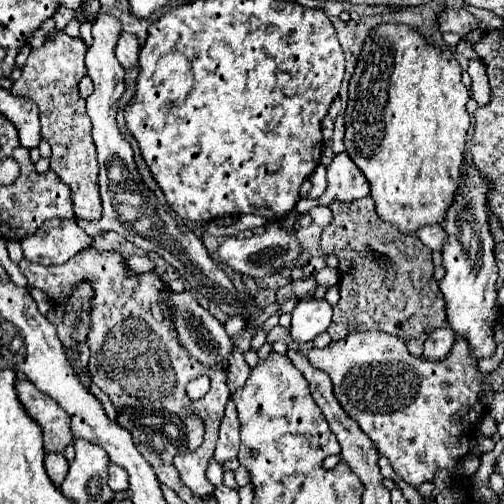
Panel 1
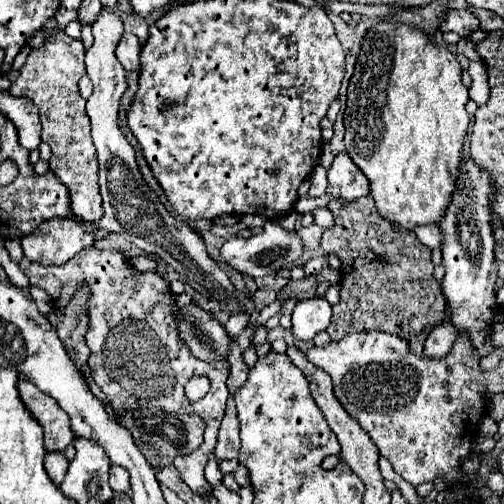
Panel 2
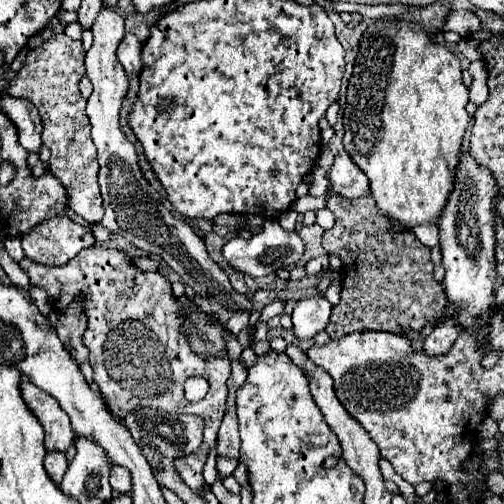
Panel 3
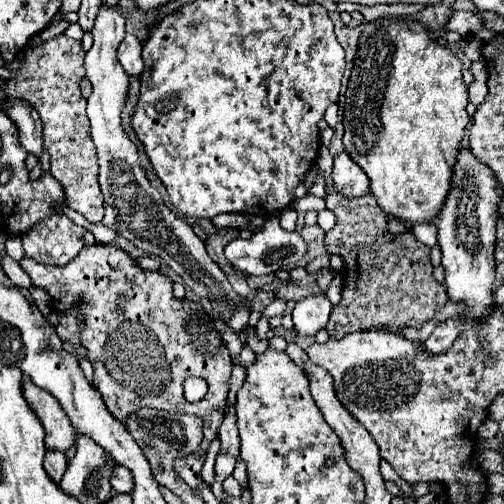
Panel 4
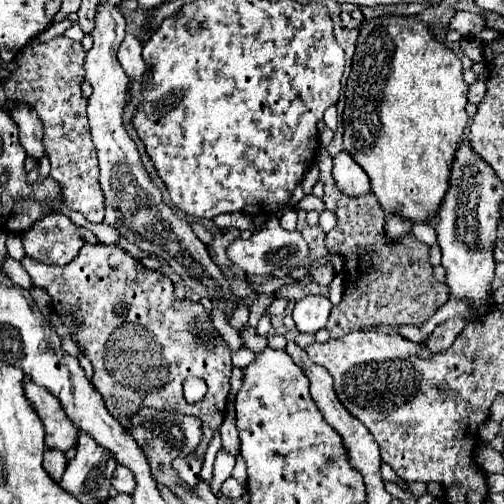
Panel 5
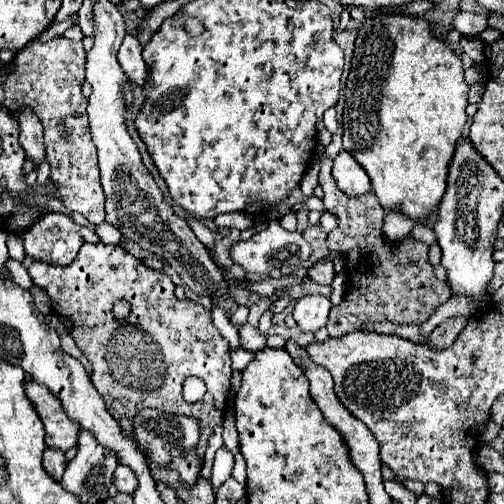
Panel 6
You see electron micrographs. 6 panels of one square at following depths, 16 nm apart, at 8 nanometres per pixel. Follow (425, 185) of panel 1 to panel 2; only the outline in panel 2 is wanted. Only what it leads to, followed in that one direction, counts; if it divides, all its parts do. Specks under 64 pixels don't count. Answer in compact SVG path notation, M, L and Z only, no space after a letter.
M380 20L368 28L348 84L344 146L354 164L368 176L378 212L400 232L412 232L416 226L442 220L462 162L462 144L470 124L464 108L468 100L468 88L462 84L462 68L456 56L448 48L432 44L418 26Z

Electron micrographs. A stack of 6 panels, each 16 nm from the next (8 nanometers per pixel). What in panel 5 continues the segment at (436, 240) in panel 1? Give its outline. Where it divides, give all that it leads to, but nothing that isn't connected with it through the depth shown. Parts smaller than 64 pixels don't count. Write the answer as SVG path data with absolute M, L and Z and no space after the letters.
M416 224L416 226L412 228L412 234L414 234L414 238L416 238L416 240L426 242L428 246L436 242L436 232L434 232L434 226L428 226L428 224Z

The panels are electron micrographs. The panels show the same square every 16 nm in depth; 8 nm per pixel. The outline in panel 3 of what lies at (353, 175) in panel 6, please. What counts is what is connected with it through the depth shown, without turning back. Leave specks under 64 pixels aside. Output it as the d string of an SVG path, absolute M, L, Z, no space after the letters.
M340 152L334 158L334 166L330 170L330 182L332 182L332 192L348 200L370 194L368 176L352 162L352 158L346 152Z

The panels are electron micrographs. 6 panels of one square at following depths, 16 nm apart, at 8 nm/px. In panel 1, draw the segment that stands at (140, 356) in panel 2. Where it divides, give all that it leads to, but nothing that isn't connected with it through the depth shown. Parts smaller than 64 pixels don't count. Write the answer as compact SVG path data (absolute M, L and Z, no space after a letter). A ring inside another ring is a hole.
M94 248L78 252L72 260L60 266L32 264L26 258L22 258L18 266L28 278L28 284L44 290L58 306L66 304L66 298L72 296L80 282L90 282L94 296L90 300L88 346L92 354L88 366L94 384L112 400L116 410L122 410L124 404L158 404L160 408L176 414L198 414L206 424L204 442L192 454L176 456L174 466L180 472L182 482L196 496L212 496L214 486L206 480L206 466L214 454L220 420L230 396L226 386L228 364L218 364L218 368L206 366L192 358L180 344L170 314L172 308L168 308L168 300L164 296L168 284L154 272L130 272L124 256L118 252L98 252ZM202 374L210 378L210 392L194 402L186 396L186 384Z

